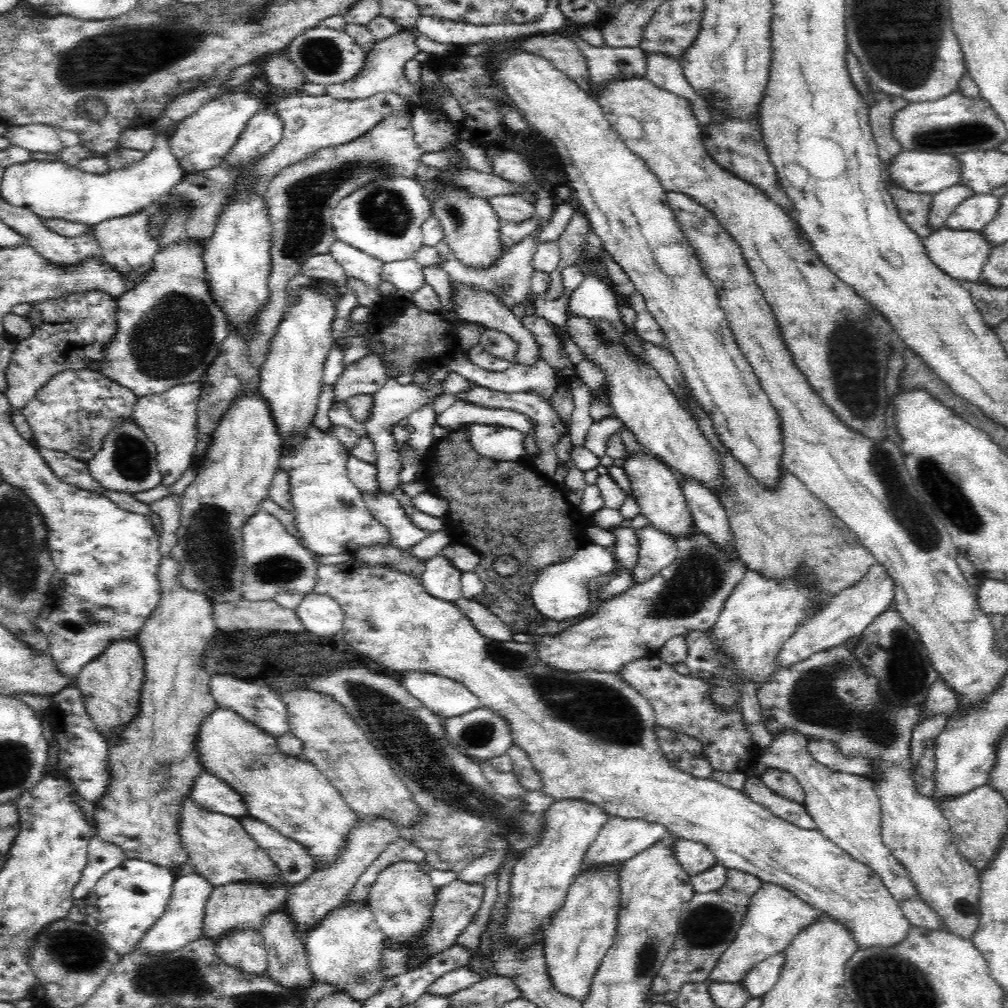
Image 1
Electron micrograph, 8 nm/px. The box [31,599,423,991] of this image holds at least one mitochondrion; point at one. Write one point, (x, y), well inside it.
(79, 952)

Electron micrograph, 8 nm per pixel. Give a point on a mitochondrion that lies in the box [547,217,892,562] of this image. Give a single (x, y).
(852, 355)

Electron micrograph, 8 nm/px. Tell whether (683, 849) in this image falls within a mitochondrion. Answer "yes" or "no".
no

